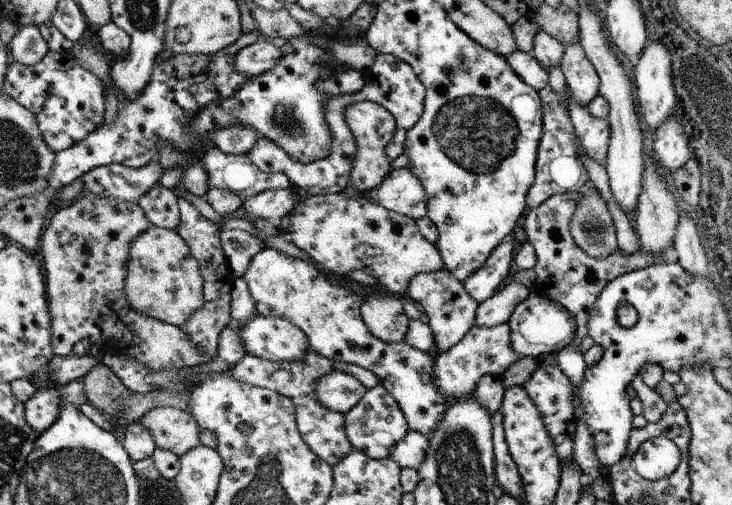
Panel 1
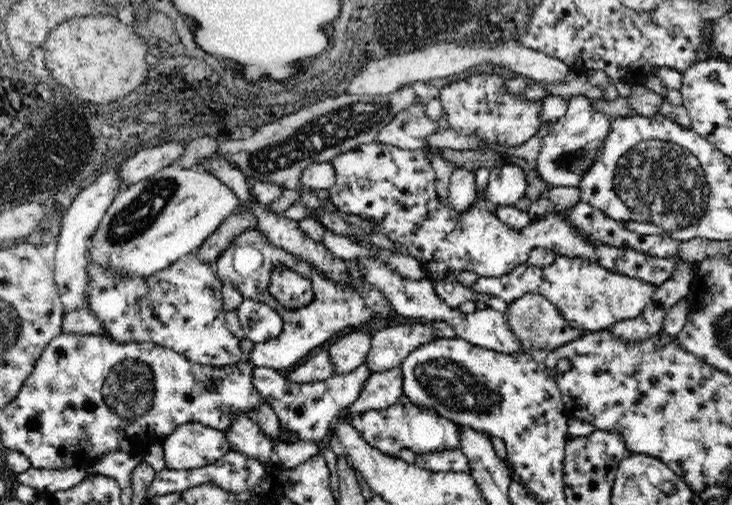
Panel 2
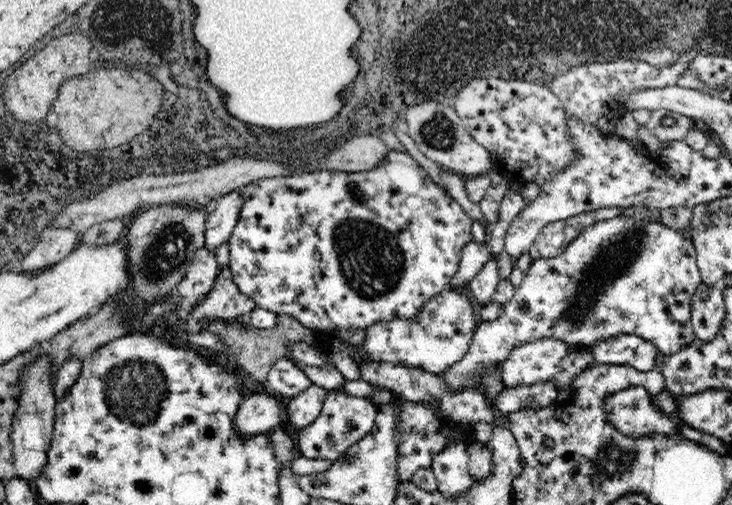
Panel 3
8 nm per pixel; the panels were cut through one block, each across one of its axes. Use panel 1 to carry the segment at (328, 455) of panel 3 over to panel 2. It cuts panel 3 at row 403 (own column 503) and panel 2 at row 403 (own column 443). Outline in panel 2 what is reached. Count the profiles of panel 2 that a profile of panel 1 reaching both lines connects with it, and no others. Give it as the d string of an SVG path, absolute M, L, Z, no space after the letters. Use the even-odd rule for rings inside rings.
M400 368L370 374L366 384L362 386L360 398L354 400L346 408L344 416L350 420L352 416L368 412L368 410L384 410L384 408L394 406L400 400L400 396L404 396L402 378L404 378L404 374Z

